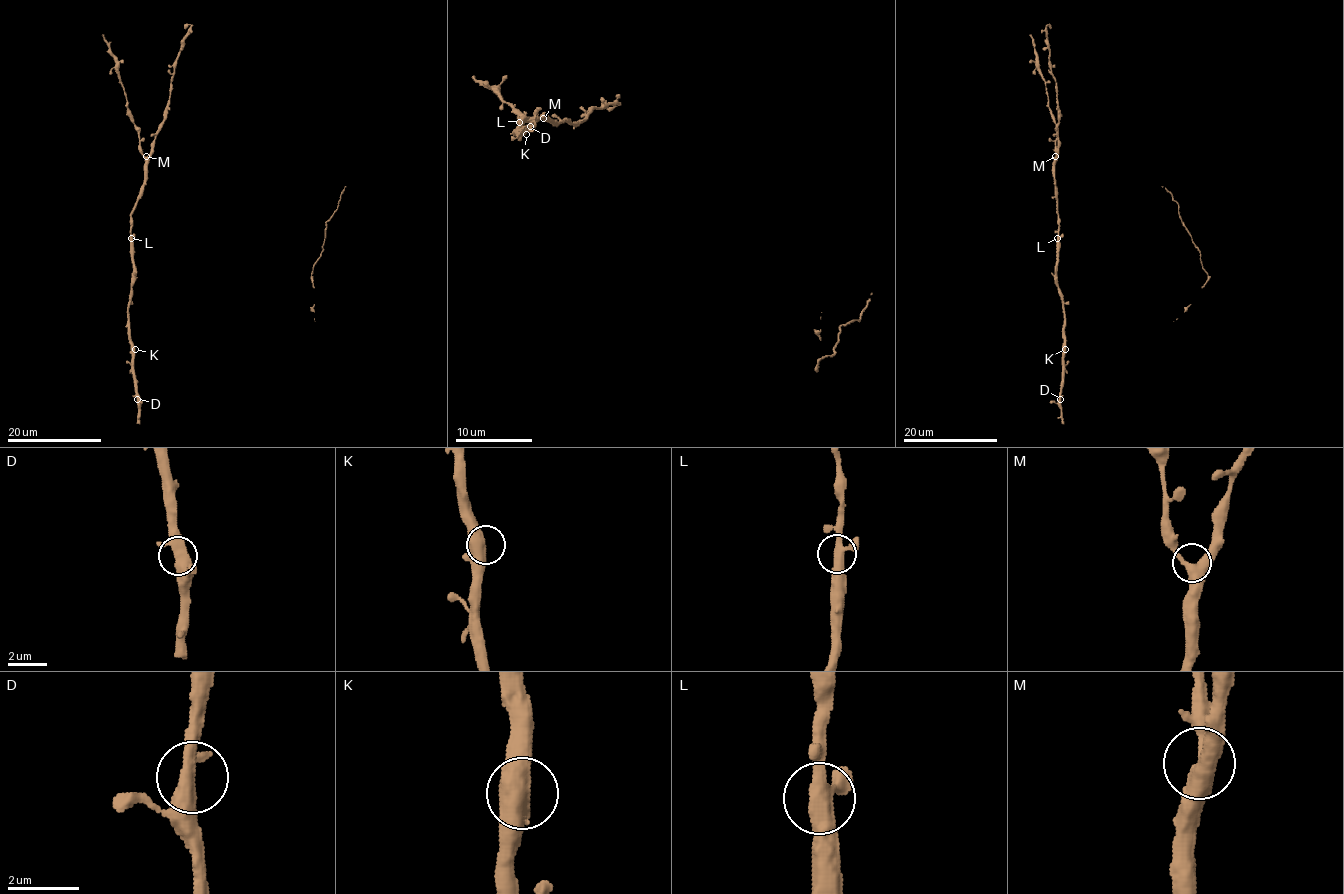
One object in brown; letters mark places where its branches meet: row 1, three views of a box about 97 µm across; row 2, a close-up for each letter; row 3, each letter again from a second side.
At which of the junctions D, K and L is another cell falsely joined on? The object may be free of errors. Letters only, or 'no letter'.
no letter

